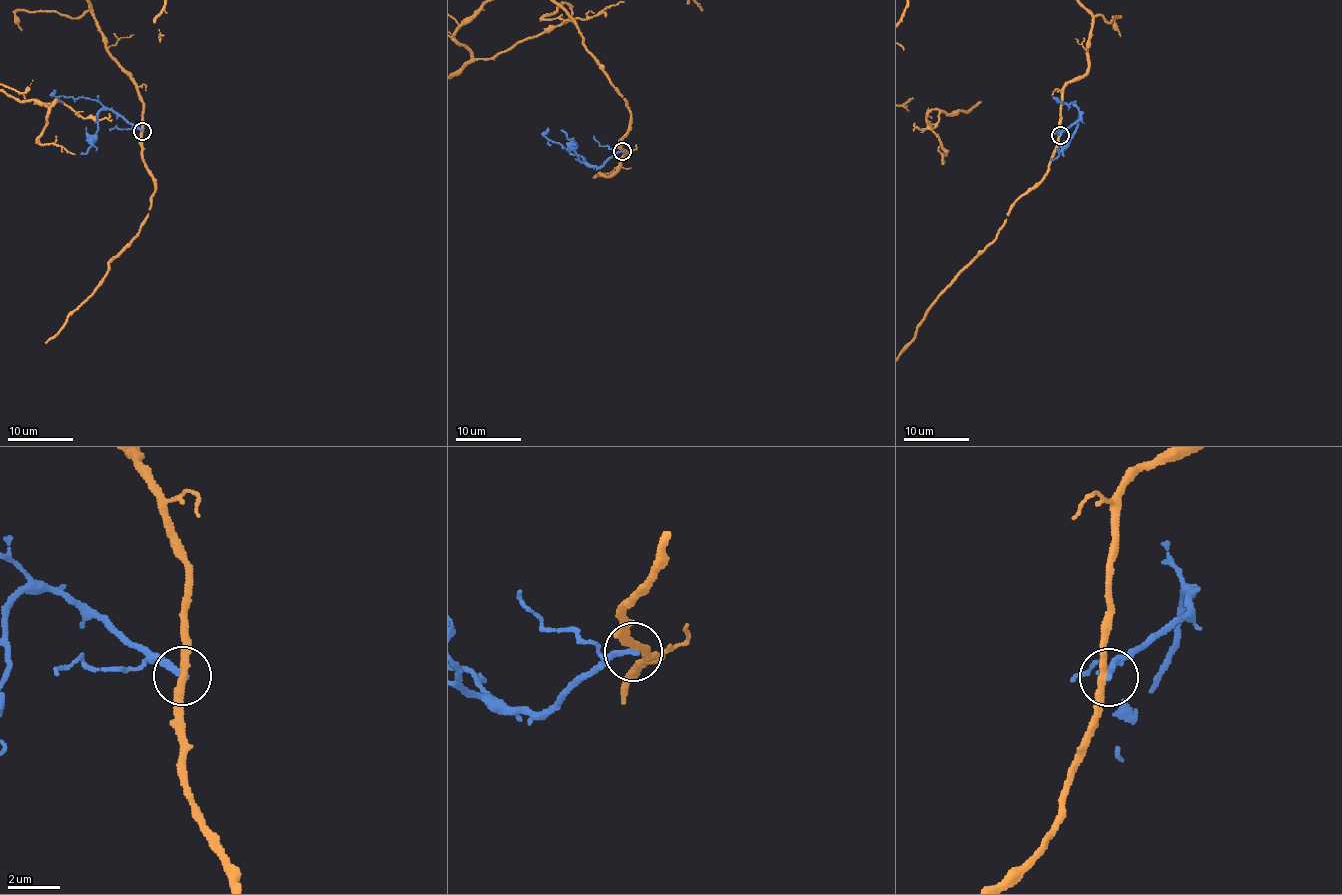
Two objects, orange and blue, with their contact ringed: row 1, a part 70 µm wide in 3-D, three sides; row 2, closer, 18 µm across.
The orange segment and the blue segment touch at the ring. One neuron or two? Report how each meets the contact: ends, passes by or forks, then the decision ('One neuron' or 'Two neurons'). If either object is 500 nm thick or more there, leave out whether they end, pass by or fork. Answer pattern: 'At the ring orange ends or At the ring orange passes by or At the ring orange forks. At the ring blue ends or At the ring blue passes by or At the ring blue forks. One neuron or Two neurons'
At the ring orange passes by. At the ring blue ends. Two neurons

